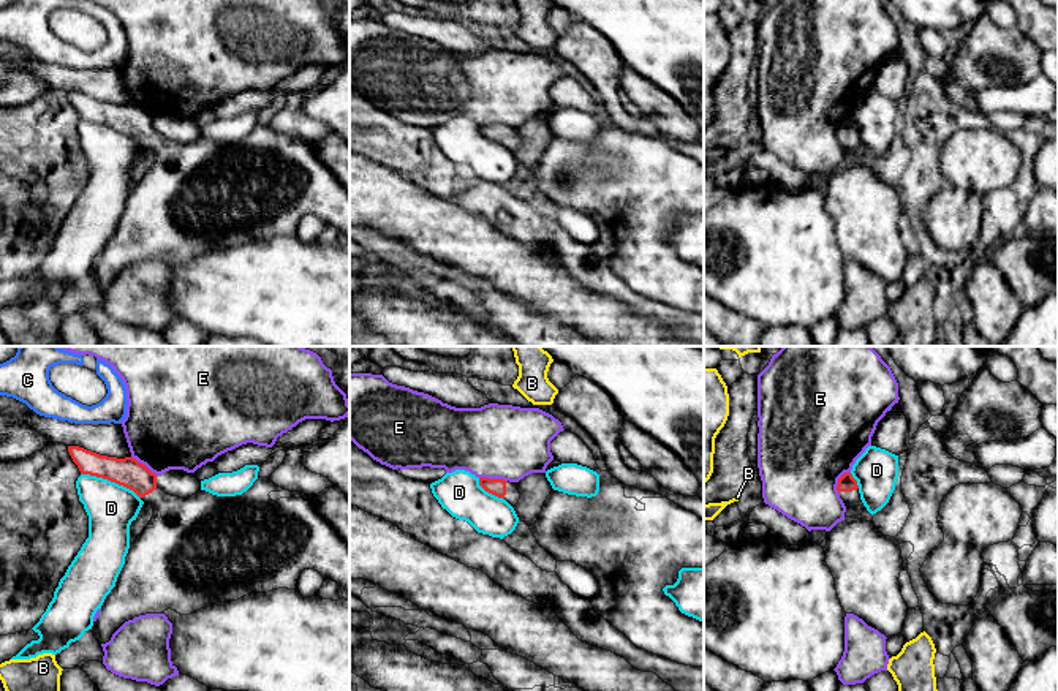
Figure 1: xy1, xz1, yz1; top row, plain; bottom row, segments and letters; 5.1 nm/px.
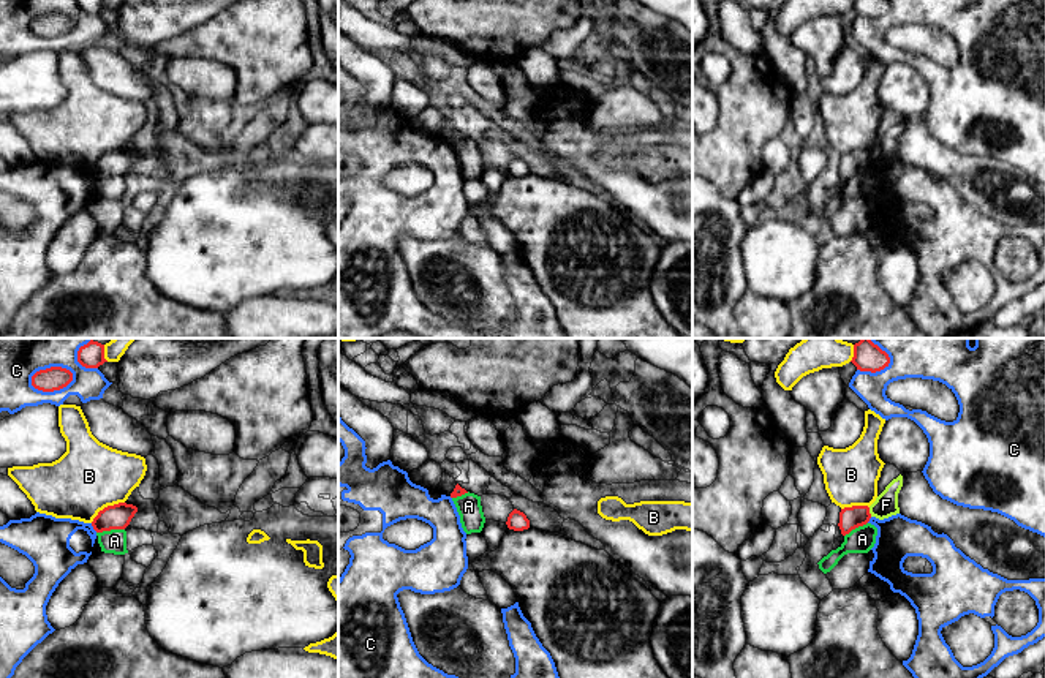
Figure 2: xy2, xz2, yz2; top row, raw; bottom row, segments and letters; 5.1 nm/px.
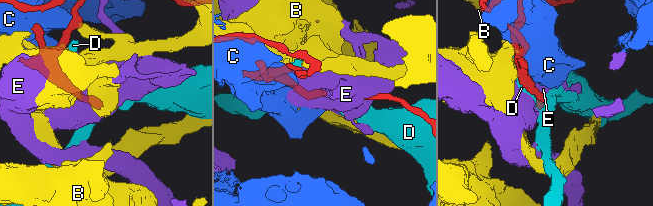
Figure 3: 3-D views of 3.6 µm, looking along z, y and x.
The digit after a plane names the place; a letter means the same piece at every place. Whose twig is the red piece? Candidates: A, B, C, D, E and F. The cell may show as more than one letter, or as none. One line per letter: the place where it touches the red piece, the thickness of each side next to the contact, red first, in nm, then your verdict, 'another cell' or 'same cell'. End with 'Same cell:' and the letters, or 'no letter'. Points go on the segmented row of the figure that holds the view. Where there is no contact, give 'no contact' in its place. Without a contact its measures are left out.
A: contact xy2 (109, 530); calibres 130 and 120 nm; another cell
B: contact xy2 (108, 506); calibres 130 and 360 nm; another cell
C: contact xy2 (54, 389); calibres 120 and 280 nm; another cell
D: contact xy1 (111, 481); calibres 150 and 260 nm; another cell
E: contact xz1 (494, 479); calibres 90 and 380 nm; another cell
F: contact yz2 (868, 512); calibres 110 and 120 nm; another cell
Same cell: no letter

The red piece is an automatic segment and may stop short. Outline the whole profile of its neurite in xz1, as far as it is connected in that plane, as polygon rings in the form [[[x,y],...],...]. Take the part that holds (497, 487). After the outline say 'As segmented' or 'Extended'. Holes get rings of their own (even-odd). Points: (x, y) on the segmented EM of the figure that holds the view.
[[[479,478],[479,485],[486,492],[506,500],[512,508],[520,500],[520,493],[517,490],[516,482],[509,482],[509,481],[503,481],[503,479]]]. Extended

